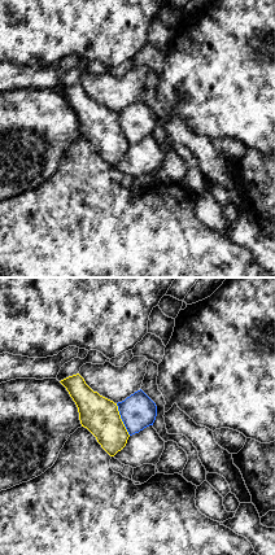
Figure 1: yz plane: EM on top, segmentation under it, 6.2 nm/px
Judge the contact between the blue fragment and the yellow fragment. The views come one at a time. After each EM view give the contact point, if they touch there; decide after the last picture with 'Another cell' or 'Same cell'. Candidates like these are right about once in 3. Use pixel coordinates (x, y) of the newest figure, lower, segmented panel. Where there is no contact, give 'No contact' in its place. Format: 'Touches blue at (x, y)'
Touches blue at (121, 418)

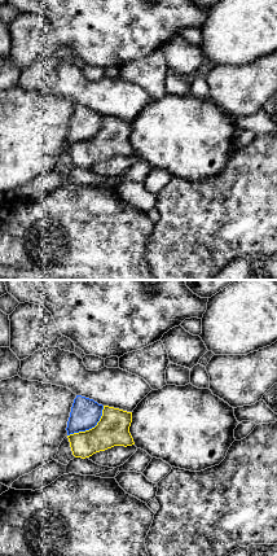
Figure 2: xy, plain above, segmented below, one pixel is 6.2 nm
Touches blue at (91, 428)

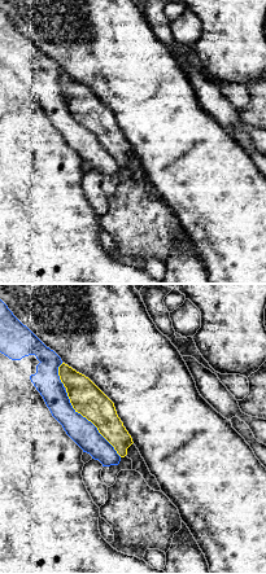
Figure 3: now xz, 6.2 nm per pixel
Touches blue at (91, 423)

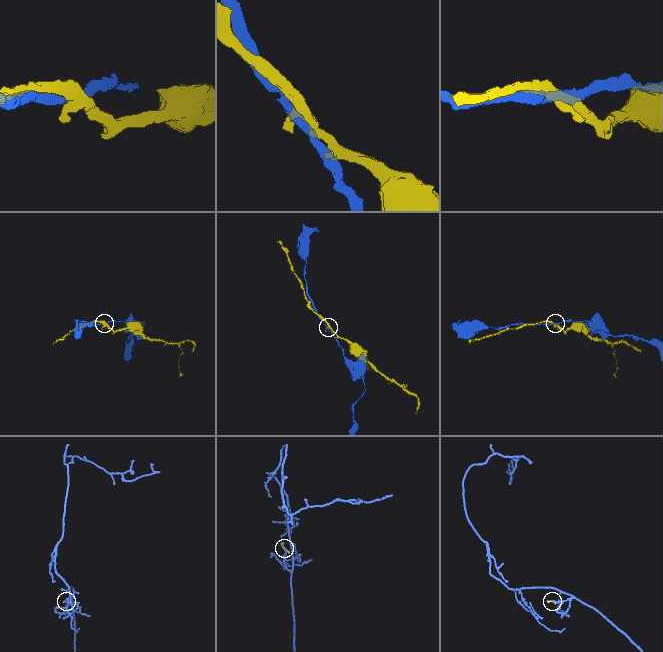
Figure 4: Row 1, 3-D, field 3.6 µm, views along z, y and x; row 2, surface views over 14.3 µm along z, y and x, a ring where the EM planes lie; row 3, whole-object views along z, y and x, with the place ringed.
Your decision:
Another cell

